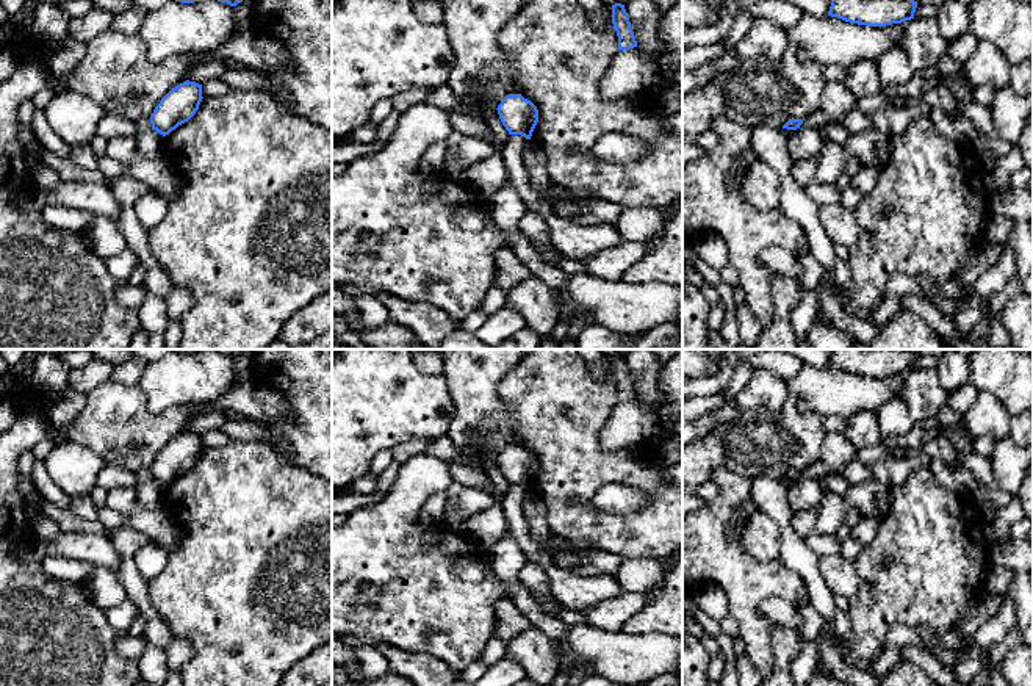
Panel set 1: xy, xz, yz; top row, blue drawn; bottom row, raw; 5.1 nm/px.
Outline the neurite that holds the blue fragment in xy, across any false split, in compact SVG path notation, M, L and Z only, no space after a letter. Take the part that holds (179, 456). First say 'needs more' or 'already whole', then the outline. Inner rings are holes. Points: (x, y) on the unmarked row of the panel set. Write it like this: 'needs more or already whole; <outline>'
already whole; M186 431L172 439L150 467L152 481L163 487L169 486L196 465L202 450L202 435L196 432Z

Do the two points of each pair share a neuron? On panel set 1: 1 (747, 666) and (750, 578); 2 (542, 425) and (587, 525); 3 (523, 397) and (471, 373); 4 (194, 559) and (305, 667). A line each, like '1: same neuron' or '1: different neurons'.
1: different neurons
2: same neuron
3: different neurons
4: different neurons

